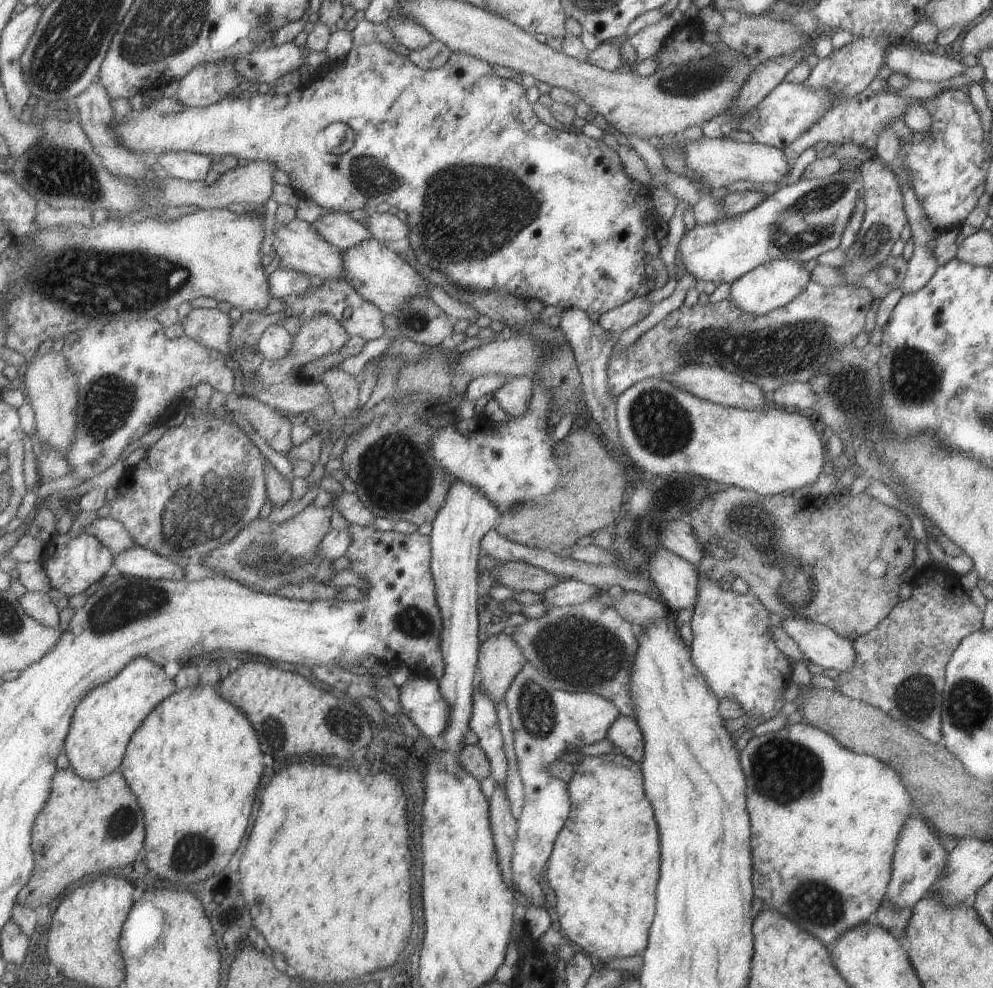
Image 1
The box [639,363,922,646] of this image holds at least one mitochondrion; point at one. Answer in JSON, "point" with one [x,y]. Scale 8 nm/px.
{"point":[743,522]}

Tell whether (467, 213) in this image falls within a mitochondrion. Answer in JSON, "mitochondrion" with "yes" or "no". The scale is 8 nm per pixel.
{"mitochondrion":"yes"}

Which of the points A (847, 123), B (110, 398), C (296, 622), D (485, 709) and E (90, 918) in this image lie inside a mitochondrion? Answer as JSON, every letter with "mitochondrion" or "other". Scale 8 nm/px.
{"A":"other","B":"mitochondrion","C":"other","D":"other","E":"other"}

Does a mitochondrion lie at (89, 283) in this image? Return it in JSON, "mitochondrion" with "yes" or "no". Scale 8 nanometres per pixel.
{"mitochondrion":"yes"}

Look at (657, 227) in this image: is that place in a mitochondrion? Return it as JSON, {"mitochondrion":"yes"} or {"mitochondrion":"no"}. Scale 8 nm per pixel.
{"mitochondrion":"no"}

